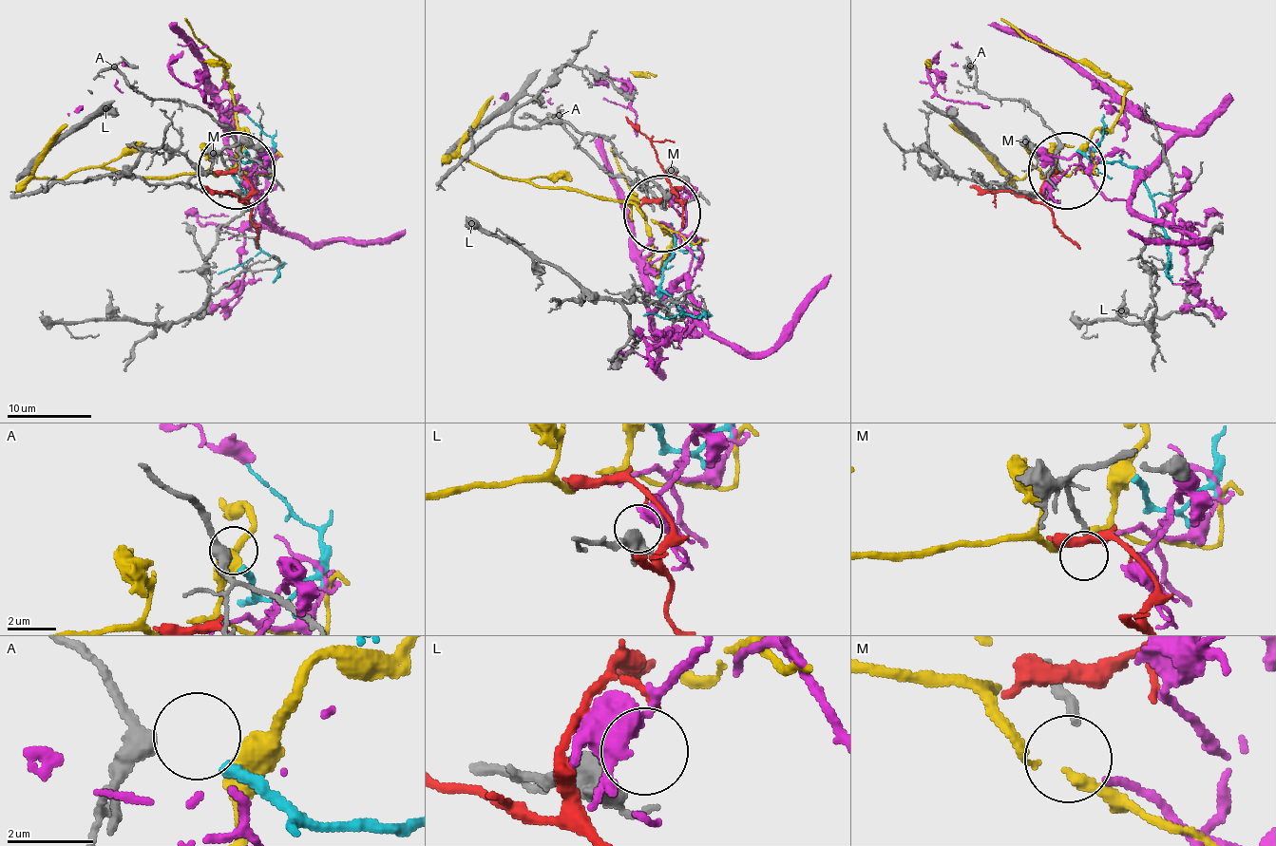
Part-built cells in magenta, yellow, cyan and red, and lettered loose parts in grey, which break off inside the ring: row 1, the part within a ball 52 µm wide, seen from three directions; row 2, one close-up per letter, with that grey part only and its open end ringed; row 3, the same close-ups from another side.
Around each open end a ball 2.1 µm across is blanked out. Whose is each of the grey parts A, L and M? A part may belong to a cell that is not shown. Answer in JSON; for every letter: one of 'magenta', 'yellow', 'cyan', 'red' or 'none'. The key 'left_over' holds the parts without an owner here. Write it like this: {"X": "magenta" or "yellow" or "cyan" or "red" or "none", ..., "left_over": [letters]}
{"A": "cyan", "L": "none", "M": "magenta", "left_over": ["L"]}

